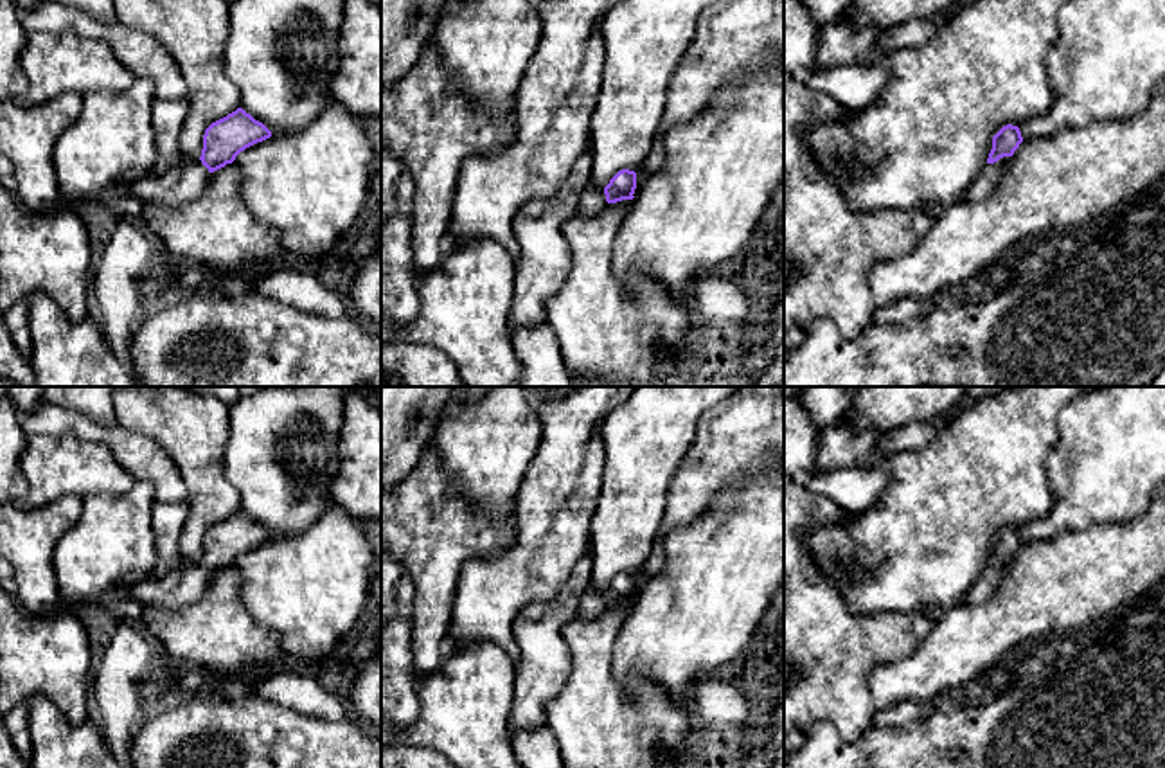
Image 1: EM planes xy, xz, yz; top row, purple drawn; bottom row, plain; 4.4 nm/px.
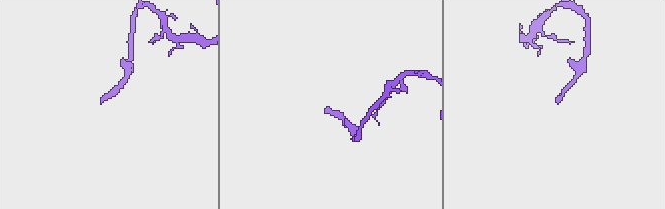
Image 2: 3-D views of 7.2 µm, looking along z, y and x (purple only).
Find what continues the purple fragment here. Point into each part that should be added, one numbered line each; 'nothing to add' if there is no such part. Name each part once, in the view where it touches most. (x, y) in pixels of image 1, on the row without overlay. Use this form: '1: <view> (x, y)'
1: yz (986, 585)

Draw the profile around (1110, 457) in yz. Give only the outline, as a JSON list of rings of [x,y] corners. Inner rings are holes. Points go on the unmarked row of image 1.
[[[1098,387],[1061,410],[1059,432],[1059,442],[1046,459],[1052,509],[1019,529],[1023,543],[1054,541],[1068,531],[1129,522],[1165,482],[1165,387]]]

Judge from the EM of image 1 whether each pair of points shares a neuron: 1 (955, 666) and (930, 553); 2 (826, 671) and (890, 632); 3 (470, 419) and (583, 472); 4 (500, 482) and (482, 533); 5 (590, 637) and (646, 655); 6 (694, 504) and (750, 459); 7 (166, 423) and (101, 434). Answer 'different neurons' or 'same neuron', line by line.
1: different neurons
2: same neuron
3: different neurons
4: different neurons
5: different neurons
6: same neuron
7: different neurons

